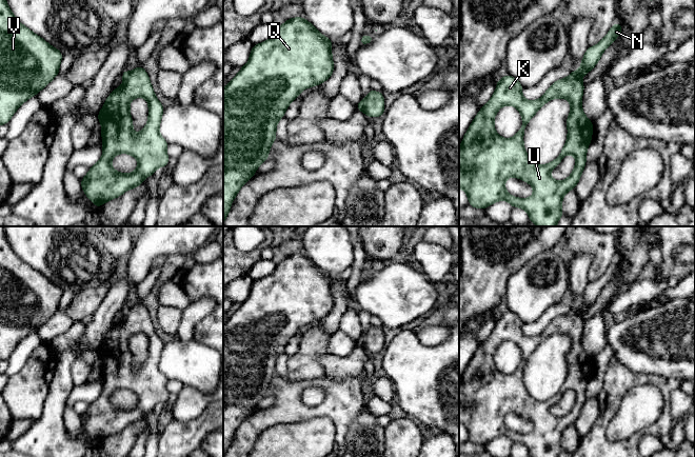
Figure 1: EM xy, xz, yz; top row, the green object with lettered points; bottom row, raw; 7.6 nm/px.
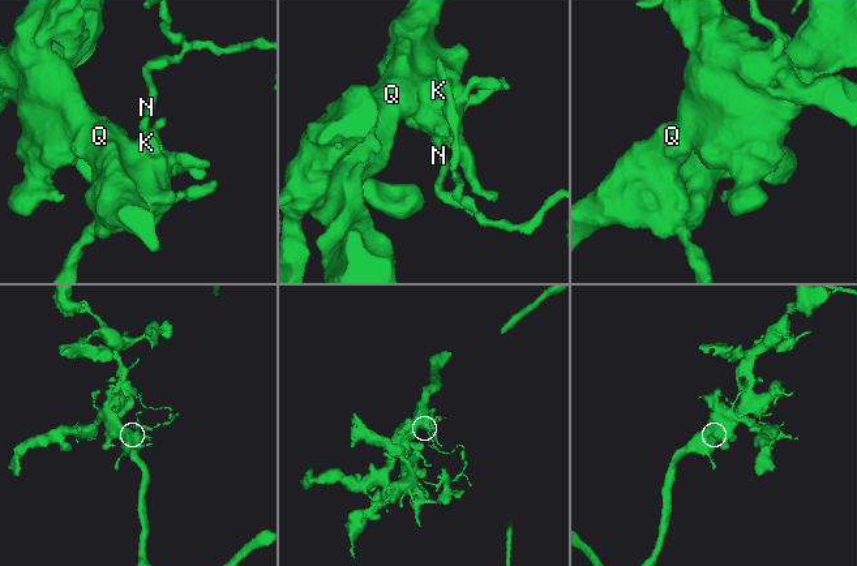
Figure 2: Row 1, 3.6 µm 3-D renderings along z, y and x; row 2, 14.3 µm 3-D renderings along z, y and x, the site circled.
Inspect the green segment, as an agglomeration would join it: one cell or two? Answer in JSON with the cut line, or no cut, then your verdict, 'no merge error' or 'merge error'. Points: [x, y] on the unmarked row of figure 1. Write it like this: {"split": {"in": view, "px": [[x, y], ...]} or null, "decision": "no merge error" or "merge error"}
{"split": {"in": "xz", "px": [[362, 335], [364, 346]]}, "decision": "merge error"}

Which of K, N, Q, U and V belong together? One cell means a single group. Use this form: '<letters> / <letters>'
K Q U V / N

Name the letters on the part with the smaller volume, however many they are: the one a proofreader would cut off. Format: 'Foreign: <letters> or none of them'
Foreign: N

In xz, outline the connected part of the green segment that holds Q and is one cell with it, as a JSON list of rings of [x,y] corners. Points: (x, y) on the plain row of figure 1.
[[[306,254],[286,256],[267,277],[253,281],[249,298],[223,324],[223,457],[231,446],[231,439],[242,421],[254,411],[257,403],[269,395],[269,386],[276,374],[276,363],[284,353],[290,339],[307,323],[320,321],[334,307],[331,275],[321,271]]]

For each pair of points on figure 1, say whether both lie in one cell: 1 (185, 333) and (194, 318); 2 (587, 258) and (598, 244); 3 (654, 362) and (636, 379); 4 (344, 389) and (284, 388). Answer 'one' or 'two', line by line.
1: one
2: two
3: two
4: one

